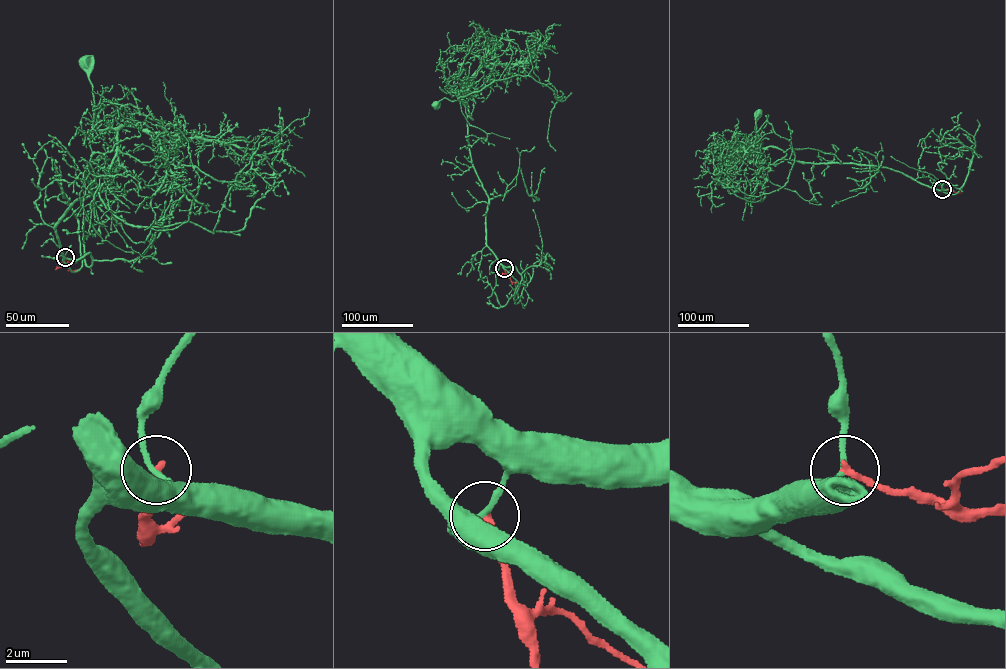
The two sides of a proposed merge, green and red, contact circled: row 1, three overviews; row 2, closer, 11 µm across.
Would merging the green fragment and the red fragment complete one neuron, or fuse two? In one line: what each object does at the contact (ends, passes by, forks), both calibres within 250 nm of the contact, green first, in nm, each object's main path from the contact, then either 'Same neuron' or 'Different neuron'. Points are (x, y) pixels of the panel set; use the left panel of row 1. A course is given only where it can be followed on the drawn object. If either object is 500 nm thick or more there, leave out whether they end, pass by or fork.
At the ring green passes by. At the ring red ends. Thickness 170 nm (green) against 240 nm. Course of green: (65, 257), (55, 229), (73, 203), (93, 193), (85, 172), (113, 149), (116, 132), (96, 119), (85, 62). Course of red: (65, 257), (68, 270), (76, 270). Different neuron

